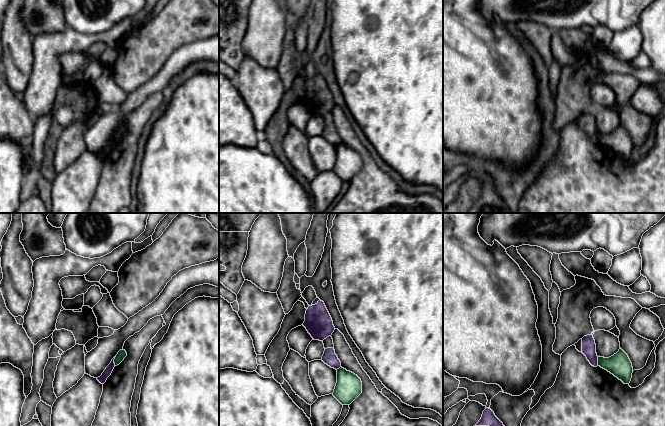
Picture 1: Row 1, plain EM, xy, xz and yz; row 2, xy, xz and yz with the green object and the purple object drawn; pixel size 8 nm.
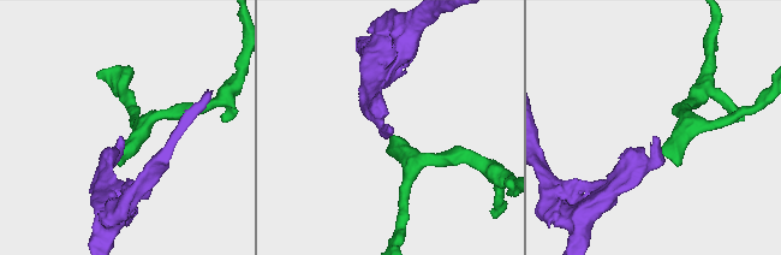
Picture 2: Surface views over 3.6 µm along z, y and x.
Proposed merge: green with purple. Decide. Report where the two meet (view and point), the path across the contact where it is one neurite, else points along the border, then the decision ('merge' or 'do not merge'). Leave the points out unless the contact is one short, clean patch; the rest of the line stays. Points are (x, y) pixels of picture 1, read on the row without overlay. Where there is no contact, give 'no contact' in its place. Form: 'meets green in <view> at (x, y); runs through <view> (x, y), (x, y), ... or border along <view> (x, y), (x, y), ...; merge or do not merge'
meets green in xy at (114, 137); border along xy (115, 133), (114, 141); do not merge

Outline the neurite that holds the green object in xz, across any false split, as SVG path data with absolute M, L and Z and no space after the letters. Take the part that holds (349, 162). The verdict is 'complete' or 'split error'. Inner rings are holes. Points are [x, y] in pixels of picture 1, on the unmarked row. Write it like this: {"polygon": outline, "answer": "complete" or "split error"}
{"polygon": "M342 143L337 145L337 159L333 172L342 181L350 181L361 169L361 155L354 149L347 147Z", "answer": "complete"}

